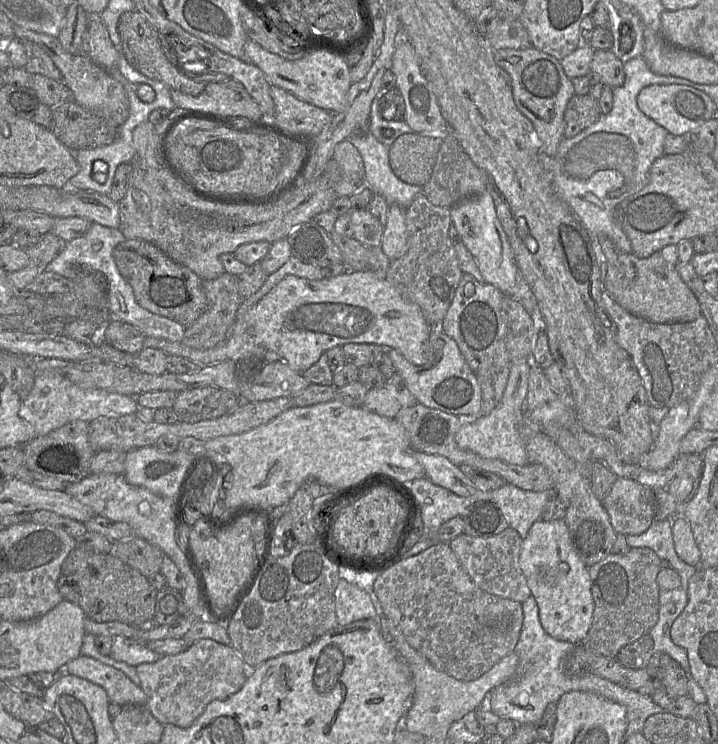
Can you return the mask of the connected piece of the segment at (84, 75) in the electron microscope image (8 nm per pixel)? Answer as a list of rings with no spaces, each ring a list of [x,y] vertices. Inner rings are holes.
[[[14,25],[14,35],[20,40],[37,44],[51,57],[62,74],[62,82],[72,91],[77,104],[90,110],[100,110],[109,124],[116,127],[120,127],[127,120],[129,101],[125,88],[103,67],[95,64],[87,55],[67,52],[58,37],[24,29],[18,25]]]

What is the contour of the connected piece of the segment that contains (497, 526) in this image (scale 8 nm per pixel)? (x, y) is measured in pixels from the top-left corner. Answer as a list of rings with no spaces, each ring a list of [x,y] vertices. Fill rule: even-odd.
[[[478,501],[472,504],[465,515],[463,534],[489,538],[509,527],[502,512],[493,501]]]

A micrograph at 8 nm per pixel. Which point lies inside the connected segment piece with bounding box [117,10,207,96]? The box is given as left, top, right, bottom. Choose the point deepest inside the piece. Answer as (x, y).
(141, 45)

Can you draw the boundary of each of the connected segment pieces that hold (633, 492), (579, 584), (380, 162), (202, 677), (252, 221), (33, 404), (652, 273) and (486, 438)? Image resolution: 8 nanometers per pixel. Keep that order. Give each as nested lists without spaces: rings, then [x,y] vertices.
[[[618,477],[601,503],[617,534],[642,534],[655,520],[653,490],[632,479]]]
[[[564,520],[533,523],[523,539],[519,565],[539,609],[539,620],[551,637],[579,644],[591,627],[594,603],[589,568],[580,559]]]
[[[381,86],[379,93],[375,96],[371,104],[369,132],[353,134],[347,140],[358,149],[362,156],[365,168],[364,184],[371,188],[373,194],[382,195],[389,205],[397,204],[406,210],[415,196],[423,192],[423,187],[405,183],[395,175],[390,166],[389,147],[399,136],[412,133],[413,130],[405,121],[385,119],[384,113],[386,113],[386,103],[379,103],[380,99],[381,102],[383,102]]]
[[[201,639],[176,655],[162,656],[152,663],[136,666],[141,688],[147,696],[146,707],[163,726],[173,724],[180,728],[190,727],[213,700],[225,700],[238,692],[247,677],[243,670],[244,661],[231,645],[223,645],[211,639]]]
[[[137,155],[130,162],[132,171],[128,179],[125,197],[117,205],[120,214],[119,230],[126,239],[145,240],[198,275],[203,281],[219,278],[226,271],[221,263],[222,254],[233,254],[235,250],[247,243],[265,241],[274,243],[288,238],[298,226],[312,221],[319,213],[330,210],[337,195],[325,176],[306,182],[304,177],[298,185],[276,201],[264,205],[223,205],[197,198],[184,188],[166,169],[150,166]]]
[[[37,372],[30,394],[23,400],[19,416],[31,428],[31,439],[45,435],[71,421],[82,420],[87,423],[100,416],[135,414],[139,409],[136,397],[123,395],[103,389],[81,389],[57,372]]]
[[[597,236],[597,238],[607,264],[604,290],[626,311],[647,321],[660,324],[692,322],[702,315],[698,299],[681,279],[675,265],[668,263],[660,252],[655,252],[647,258],[638,258],[633,253],[618,250],[607,237]]]
[[[520,358],[511,365],[508,382],[499,404],[488,415],[463,423],[456,433],[455,441],[460,448],[484,458],[498,459],[509,464],[519,466],[529,464],[520,435],[520,426],[523,420],[531,365],[528,358]]]

